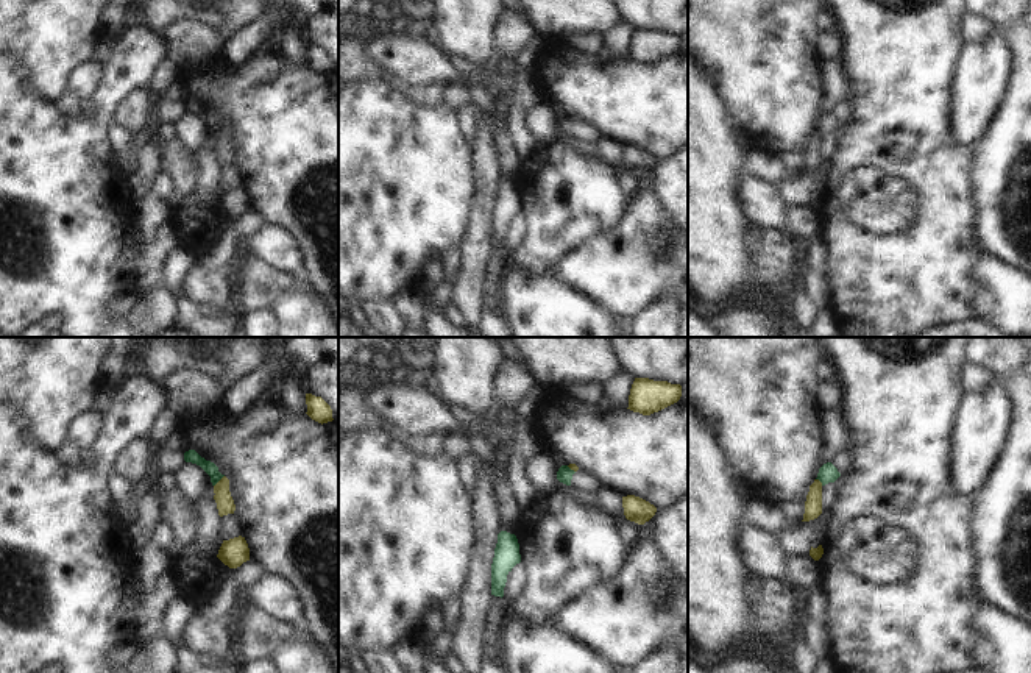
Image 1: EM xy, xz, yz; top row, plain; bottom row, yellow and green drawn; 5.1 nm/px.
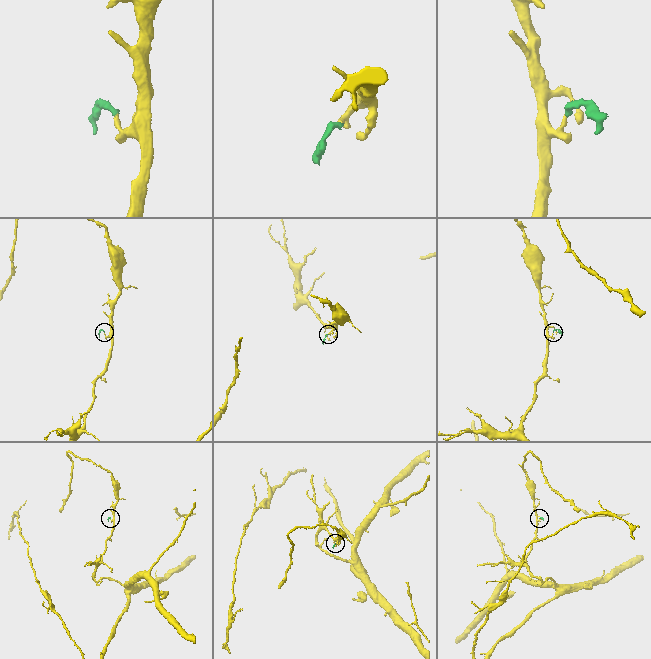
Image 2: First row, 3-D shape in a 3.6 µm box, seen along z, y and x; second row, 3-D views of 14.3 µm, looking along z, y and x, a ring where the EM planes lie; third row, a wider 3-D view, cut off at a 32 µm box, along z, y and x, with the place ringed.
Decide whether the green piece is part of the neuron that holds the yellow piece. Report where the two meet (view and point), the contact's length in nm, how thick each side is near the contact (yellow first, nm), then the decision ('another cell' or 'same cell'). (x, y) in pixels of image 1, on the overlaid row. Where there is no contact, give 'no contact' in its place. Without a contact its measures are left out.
xy (219, 481) | 80 nm | 90/70 nm | another cell

